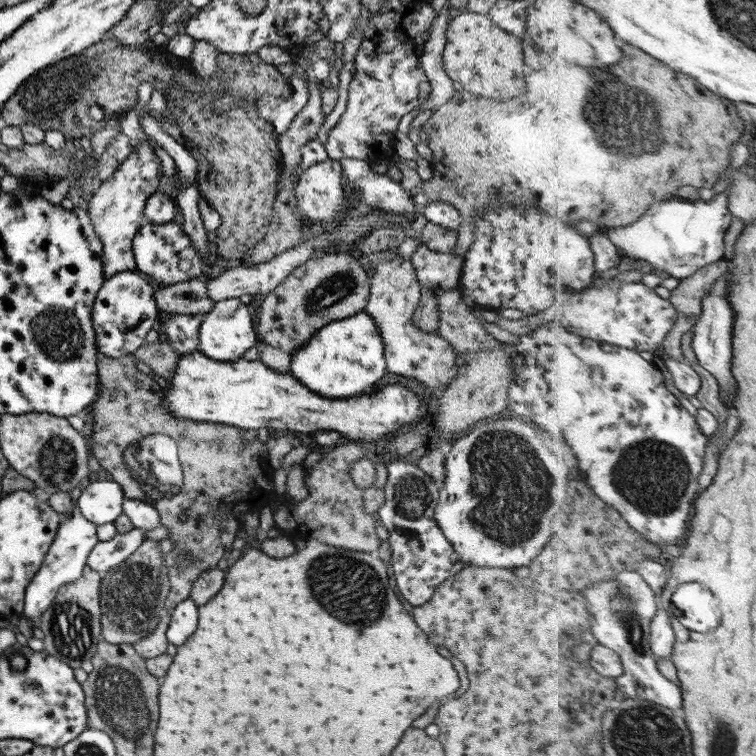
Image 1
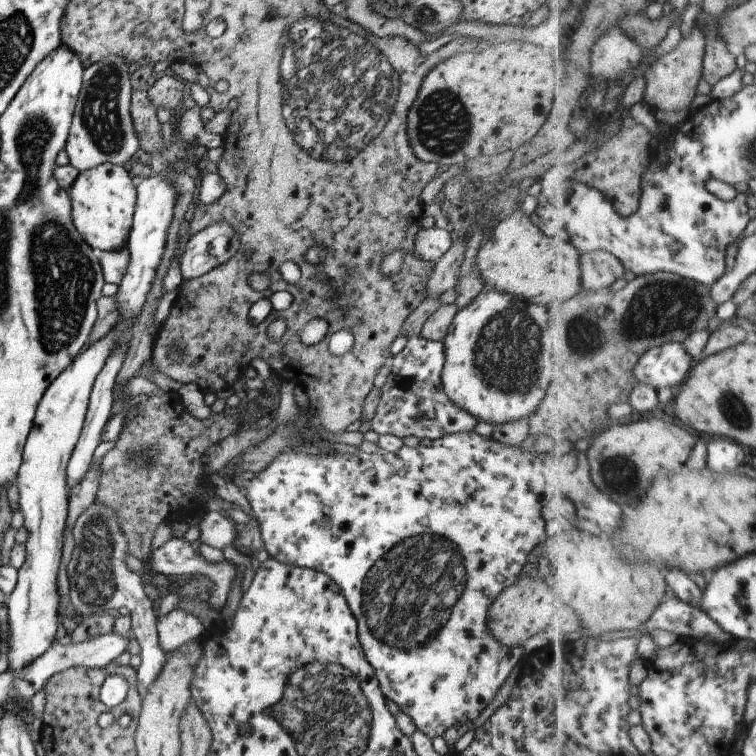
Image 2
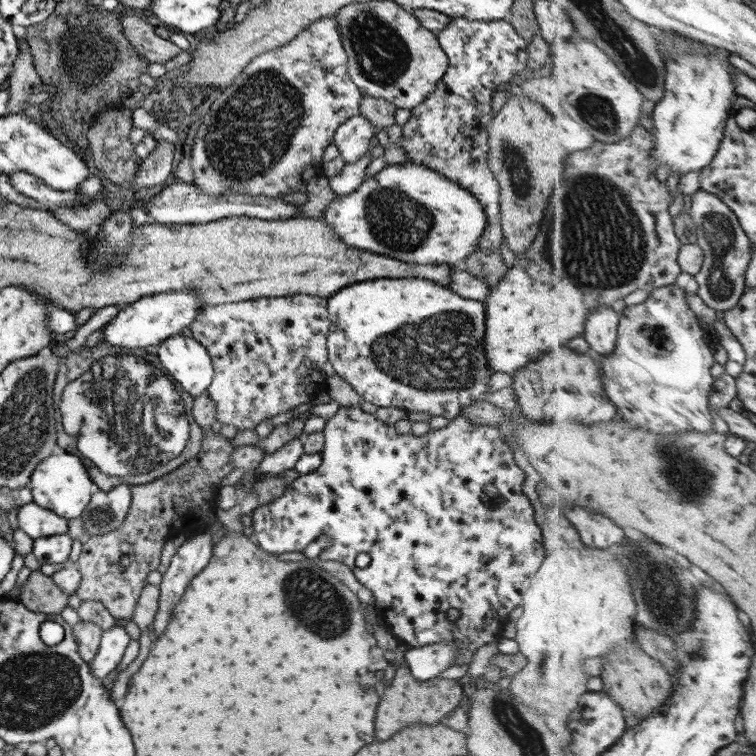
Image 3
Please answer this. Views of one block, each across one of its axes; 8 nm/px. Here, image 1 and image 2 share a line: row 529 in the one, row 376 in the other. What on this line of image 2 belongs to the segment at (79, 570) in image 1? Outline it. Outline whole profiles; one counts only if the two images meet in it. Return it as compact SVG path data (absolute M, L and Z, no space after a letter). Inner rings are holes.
M116 326L100 340L90 344L85 352L77 355L66 370L46 388L35 412L32 428L24 445L22 464L20 465L15 483L19 490L19 508L24 514L24 527L28 530L26 560L18 569L16 588L5 599L10 638L8 638L8 672L20 672L38 656L54 644L55 636L60 633L60 615L58 607L60 594L58 590L58 569L60 568L63 538L65 533L67 510L69 506L68 484L66 484L67 464L78 442L85 416L90 402L90 393L98 373L105 365L116 342Z

